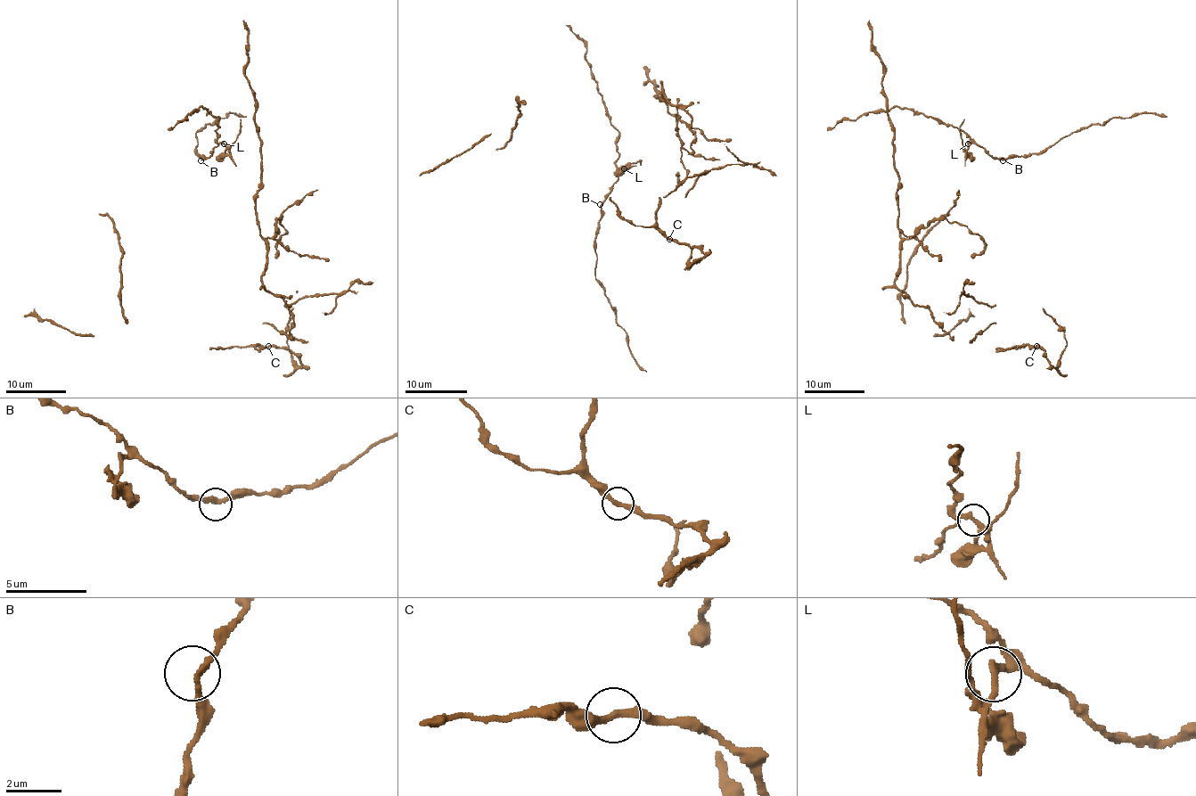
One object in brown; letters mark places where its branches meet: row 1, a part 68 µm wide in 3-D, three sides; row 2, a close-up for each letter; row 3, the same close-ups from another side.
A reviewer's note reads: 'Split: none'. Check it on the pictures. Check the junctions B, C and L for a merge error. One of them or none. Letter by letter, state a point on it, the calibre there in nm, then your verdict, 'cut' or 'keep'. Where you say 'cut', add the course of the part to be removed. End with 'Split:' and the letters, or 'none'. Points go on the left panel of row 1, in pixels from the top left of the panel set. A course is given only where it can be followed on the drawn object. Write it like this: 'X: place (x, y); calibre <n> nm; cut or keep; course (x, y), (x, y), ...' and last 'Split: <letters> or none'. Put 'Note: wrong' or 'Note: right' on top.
Note: wrong
B: place (200, 160); calibre 240 nm; keep
C: place (268, 346); calibre 280 nm; keep
L: place (224, 143); calibre 240 nm; cut; course (225, 143), (229, 150), (236, 139), (240, 119)
Split: L

